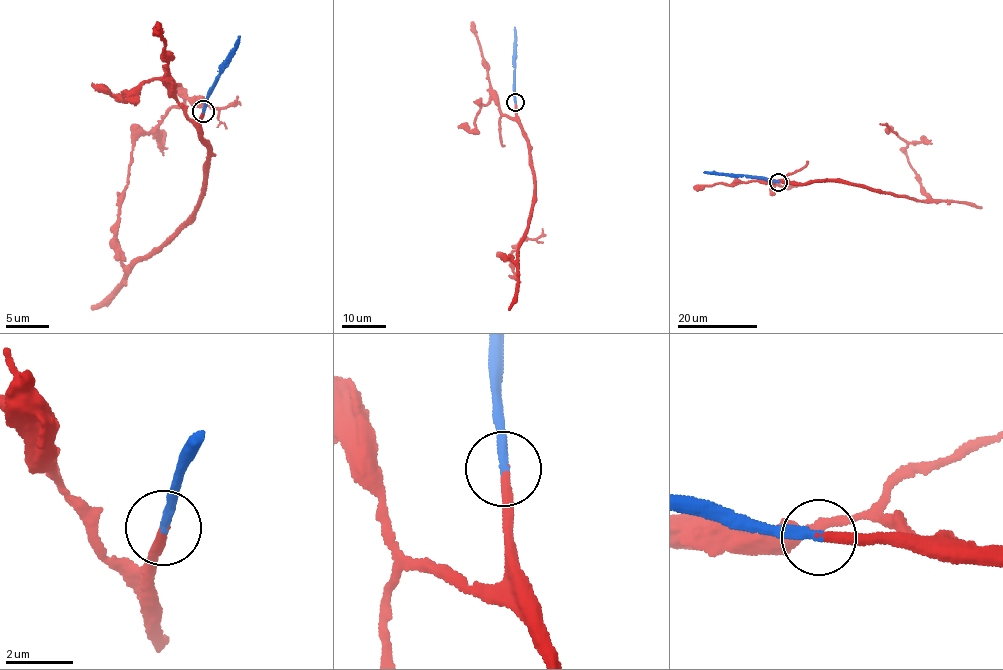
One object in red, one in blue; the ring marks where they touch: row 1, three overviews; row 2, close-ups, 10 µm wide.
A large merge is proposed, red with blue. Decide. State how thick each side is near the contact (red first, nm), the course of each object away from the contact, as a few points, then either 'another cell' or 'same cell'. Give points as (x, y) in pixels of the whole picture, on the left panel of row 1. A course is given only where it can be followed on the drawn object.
300/300 nm | red via (203, 112), (208, 159), (190, 218), (126, 265), (118, 200), (135, 141), (187, 98), (218, 107), (239, 96) | blue via (203, 112), (240, 36) | same cell

